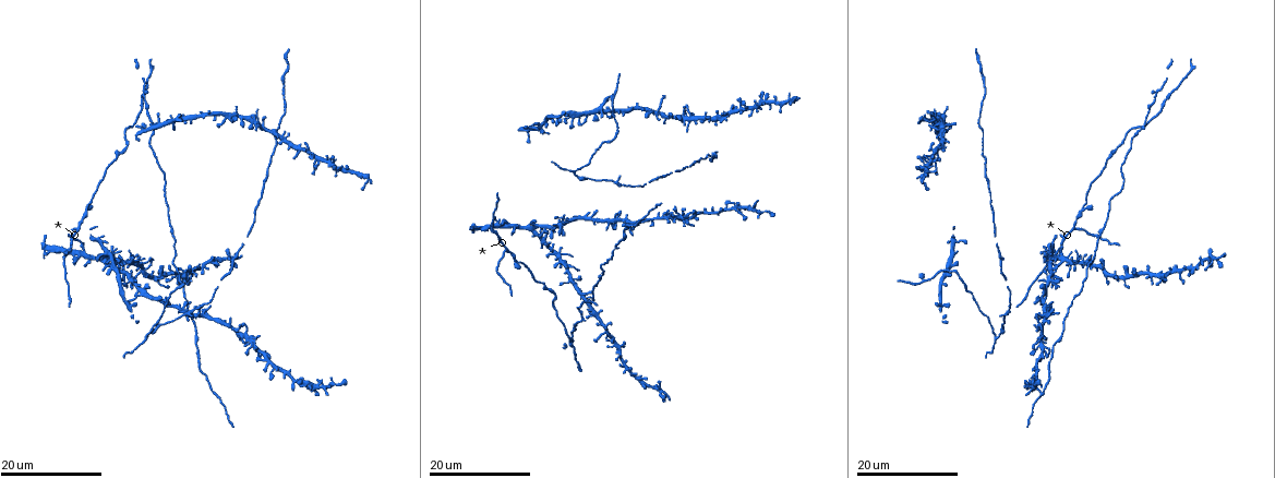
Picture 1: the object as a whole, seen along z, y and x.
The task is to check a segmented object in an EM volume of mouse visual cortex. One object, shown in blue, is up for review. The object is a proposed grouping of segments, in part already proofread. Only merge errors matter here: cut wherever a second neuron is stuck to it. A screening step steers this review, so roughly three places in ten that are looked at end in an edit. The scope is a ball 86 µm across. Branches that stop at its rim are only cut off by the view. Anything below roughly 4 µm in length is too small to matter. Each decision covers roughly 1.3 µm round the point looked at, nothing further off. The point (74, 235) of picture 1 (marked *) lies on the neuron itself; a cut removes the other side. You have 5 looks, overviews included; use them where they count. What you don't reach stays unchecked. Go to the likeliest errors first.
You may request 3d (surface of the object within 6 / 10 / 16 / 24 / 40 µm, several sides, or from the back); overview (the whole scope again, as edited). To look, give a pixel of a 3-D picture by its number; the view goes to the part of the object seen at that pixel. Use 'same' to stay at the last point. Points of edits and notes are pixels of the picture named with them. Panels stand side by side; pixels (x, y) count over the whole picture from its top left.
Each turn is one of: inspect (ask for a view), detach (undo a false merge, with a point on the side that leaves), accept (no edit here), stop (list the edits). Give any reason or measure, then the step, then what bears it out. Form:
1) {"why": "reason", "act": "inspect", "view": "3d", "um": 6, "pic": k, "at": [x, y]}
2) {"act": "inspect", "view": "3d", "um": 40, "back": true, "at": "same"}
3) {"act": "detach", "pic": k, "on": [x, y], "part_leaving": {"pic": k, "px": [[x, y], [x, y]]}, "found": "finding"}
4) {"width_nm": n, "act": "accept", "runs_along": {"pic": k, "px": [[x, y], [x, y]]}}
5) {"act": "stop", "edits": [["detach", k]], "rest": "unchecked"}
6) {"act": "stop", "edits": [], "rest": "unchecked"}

{"why": "three-way junction", "act": "inspect", "view": "3d", "um": 16, "pic": 1, "at": [575, 173]}

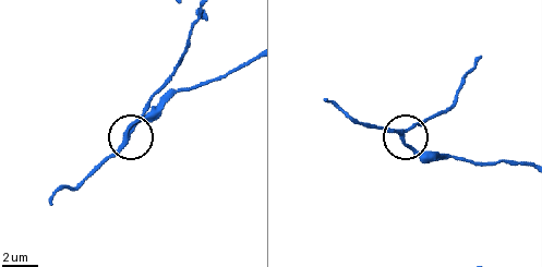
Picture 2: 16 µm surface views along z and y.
{"act": "inspect", "view": "3d", "um": 6, "pic": 2, "at": [124, 139]}

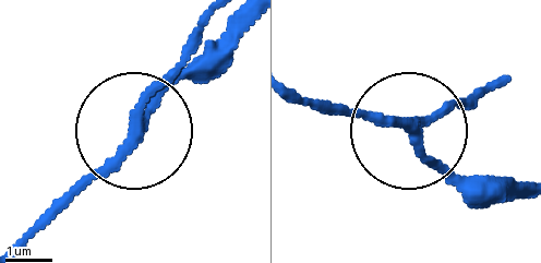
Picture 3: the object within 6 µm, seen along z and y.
{"width_nm": 210, "act": "accept", "found": "continuous, no second neuron"}

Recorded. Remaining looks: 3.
{"why": "three arms meet", "act": "inspect", "view": "3d", "um": 16, "pic": 1, "at": [494, 229]}

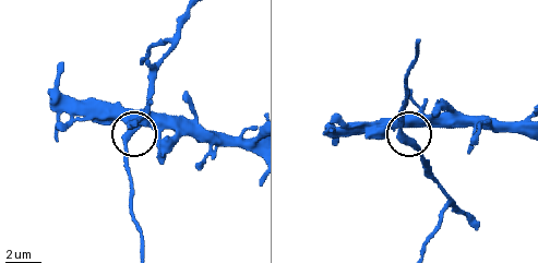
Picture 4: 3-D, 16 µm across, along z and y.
{"act": "inspect", "view": "3d", "um": 6, "pic": 4, "at": [406, 136]}

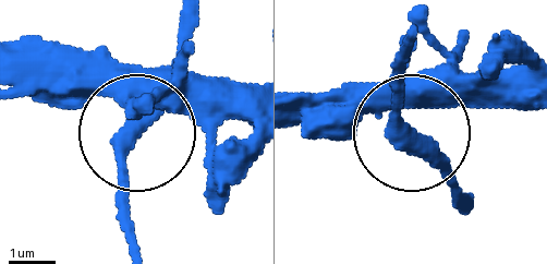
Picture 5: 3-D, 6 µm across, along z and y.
{"width_nm": 300, "act": "accept", "runs_along": {"pic": 5, "px": [[461, 207], [450, 172], [403, 121], [399, 55]]}, "found": "one neuron here"}

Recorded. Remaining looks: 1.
{"act": "stop", "edits": [], "rest": "unchecked"}

